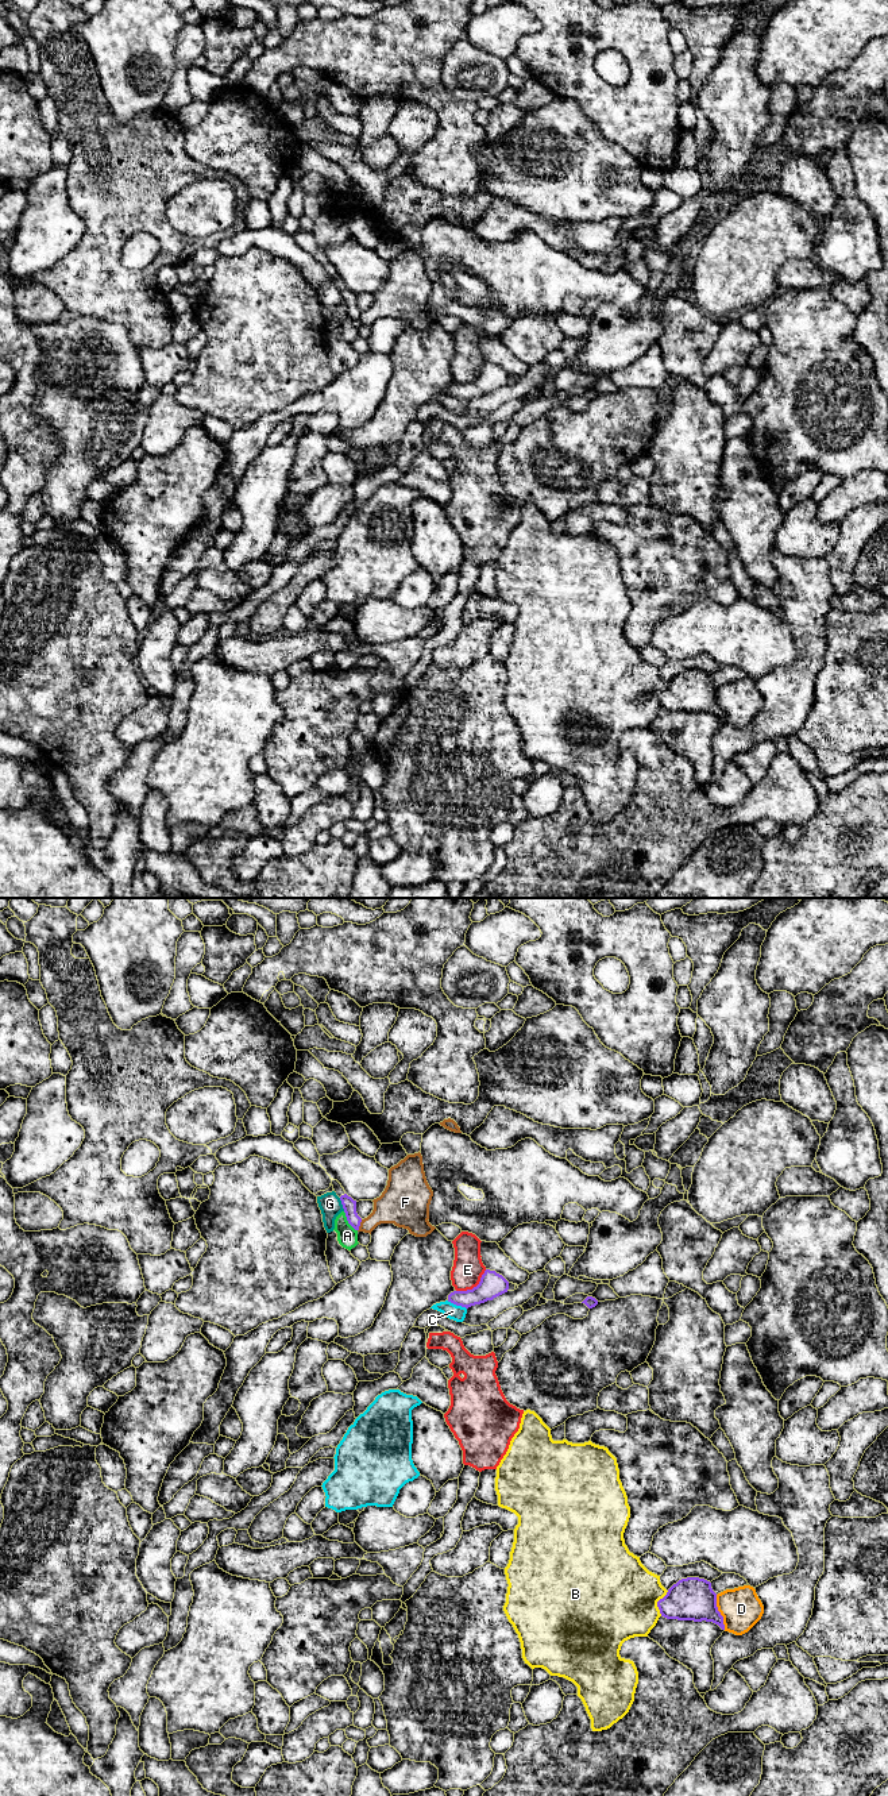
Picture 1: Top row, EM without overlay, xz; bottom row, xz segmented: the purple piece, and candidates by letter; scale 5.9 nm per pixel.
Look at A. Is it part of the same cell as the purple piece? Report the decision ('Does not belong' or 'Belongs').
Does not belong

